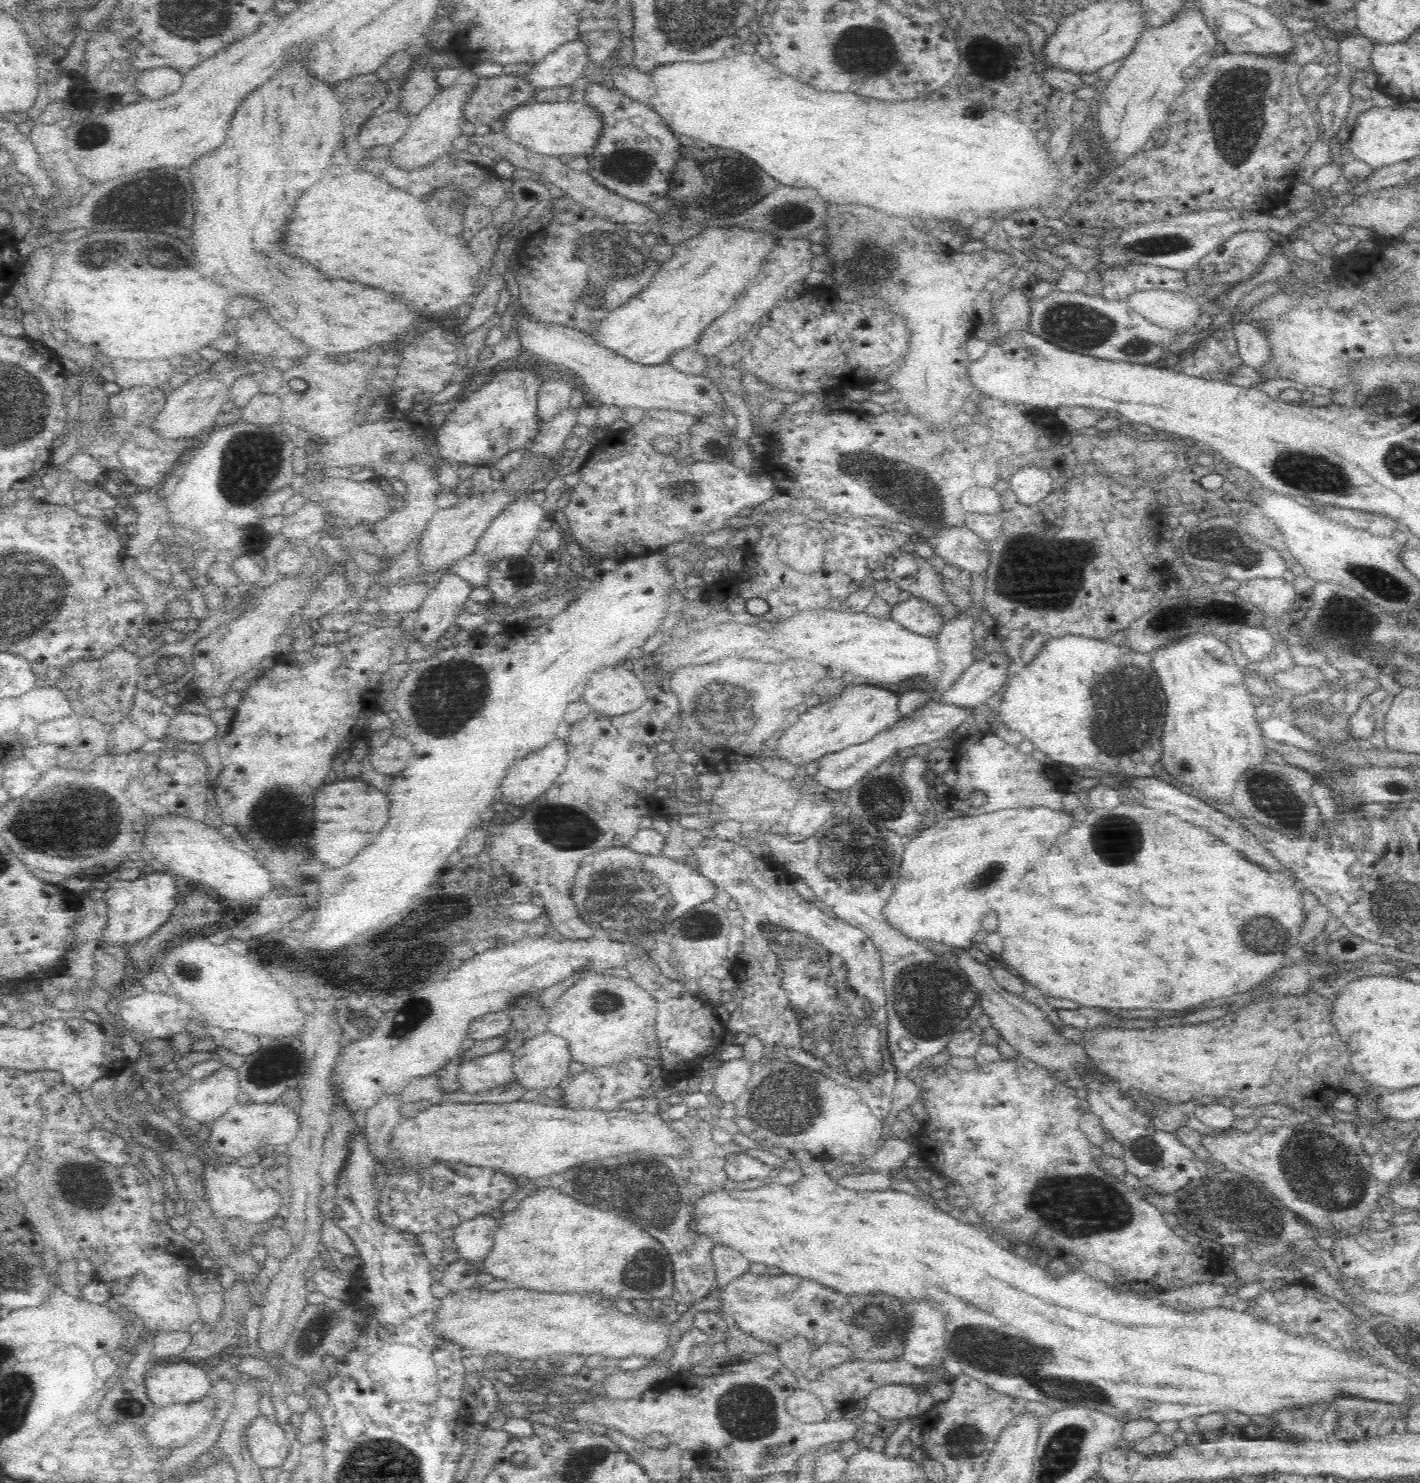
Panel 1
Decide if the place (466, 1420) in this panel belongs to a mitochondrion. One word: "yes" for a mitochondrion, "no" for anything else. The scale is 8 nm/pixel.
no

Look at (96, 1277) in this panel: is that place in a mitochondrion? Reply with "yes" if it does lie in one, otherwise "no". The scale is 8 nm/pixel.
no

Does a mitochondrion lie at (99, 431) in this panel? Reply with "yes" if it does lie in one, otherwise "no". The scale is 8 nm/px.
no

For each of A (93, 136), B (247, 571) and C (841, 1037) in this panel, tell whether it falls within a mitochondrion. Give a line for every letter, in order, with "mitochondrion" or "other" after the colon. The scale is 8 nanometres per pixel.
A: mitochondrion
B: other
C: mitochondrion

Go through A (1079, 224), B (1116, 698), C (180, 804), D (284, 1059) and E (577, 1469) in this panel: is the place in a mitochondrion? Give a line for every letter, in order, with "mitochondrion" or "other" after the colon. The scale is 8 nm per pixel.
A: other
B: mitochondrion
C: other
D: mitochondrion
E: mitochondrion

